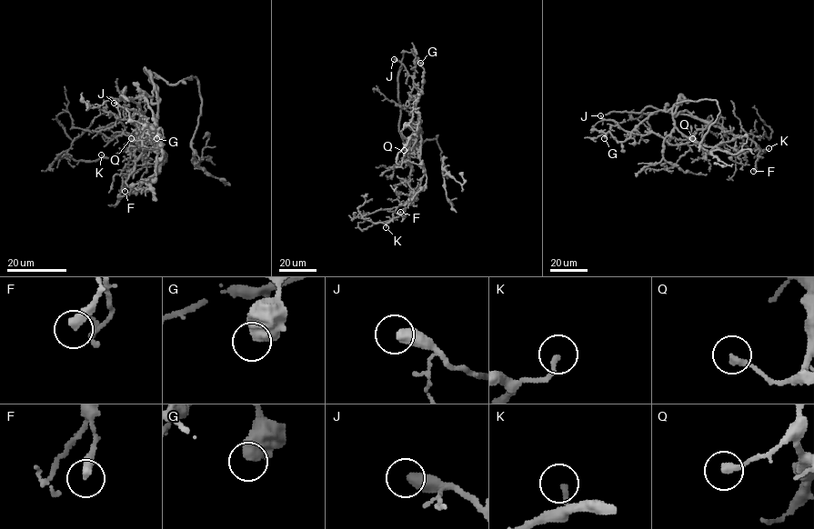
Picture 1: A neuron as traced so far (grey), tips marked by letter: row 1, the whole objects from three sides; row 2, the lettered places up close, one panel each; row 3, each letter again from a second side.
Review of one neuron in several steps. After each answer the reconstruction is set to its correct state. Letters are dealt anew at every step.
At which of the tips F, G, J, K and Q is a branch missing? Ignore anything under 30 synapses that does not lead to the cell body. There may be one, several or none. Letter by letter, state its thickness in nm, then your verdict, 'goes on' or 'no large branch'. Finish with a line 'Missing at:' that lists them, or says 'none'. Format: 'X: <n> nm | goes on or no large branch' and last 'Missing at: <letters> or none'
F: 360 nm | no large branch
G: 700 nm | no large branch
J: 480 nm | no large branch
K: 190 nm | no large branch
Q: 280 nm | no large branch
Missing at: none

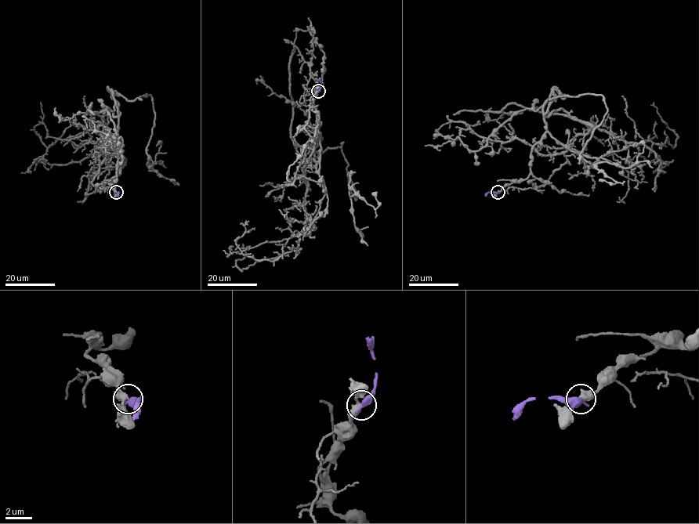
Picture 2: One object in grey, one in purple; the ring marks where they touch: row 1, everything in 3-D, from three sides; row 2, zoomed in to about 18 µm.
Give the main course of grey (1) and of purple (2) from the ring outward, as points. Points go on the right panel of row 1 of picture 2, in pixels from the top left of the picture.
1: (498, 192), (530, 174), (555, 90), (555, 100), (603, 97), (584, 159), (629, 168), (636, 146)
2: (498, 192), (489, 192), (485, 196)

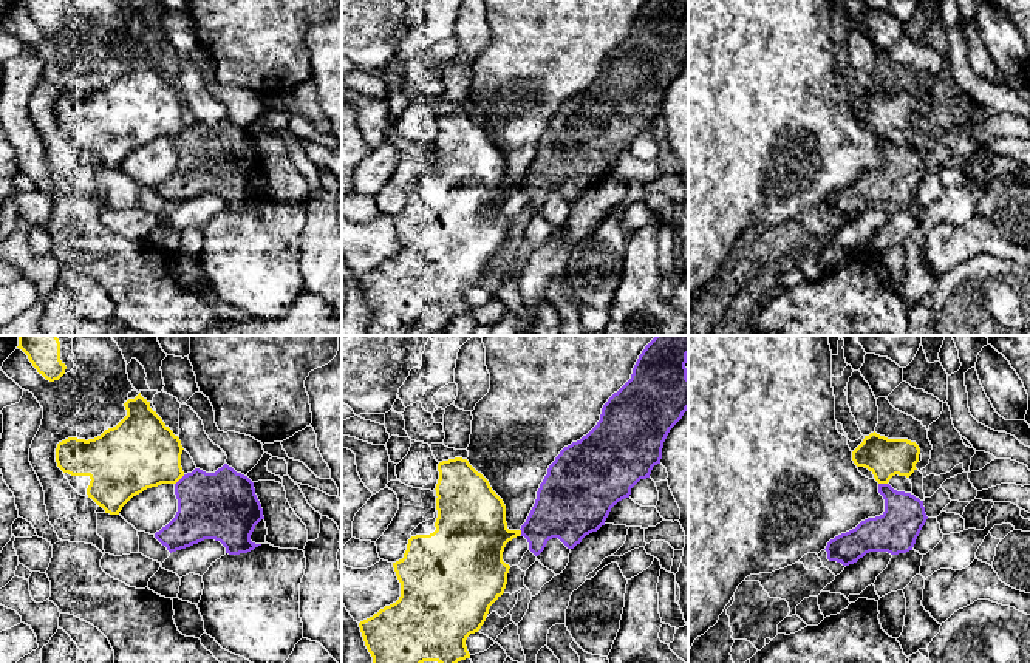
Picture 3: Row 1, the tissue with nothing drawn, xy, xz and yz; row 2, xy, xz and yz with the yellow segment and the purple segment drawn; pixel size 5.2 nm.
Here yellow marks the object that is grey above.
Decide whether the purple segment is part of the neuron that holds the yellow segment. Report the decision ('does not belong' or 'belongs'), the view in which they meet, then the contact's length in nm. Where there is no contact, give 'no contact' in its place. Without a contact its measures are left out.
does not belong; contact in xy; length 80 nm

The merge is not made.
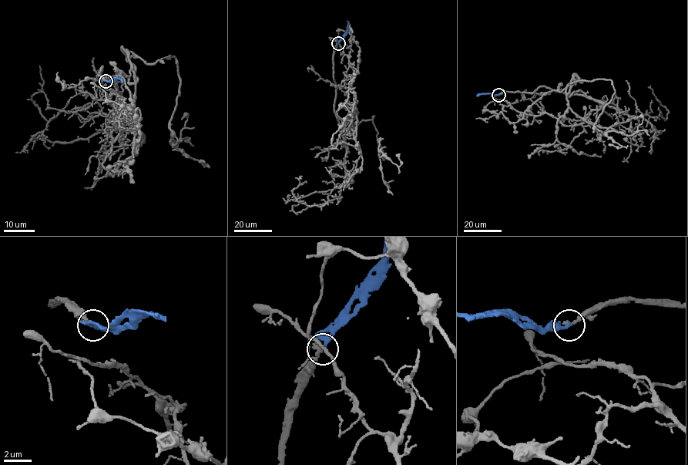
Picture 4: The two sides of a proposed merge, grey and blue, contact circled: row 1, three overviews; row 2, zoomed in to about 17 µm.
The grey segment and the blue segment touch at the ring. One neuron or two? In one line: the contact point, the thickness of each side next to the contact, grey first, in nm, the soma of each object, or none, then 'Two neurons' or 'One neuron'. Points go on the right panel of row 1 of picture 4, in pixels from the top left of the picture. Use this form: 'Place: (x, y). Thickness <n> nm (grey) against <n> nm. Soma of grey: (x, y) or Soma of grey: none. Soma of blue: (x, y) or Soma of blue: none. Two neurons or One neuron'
Place: (498, 95). Thickness 300 nm (grey) against 300 nm. Soma of grey: none. Soma of blue: none. One neuron

